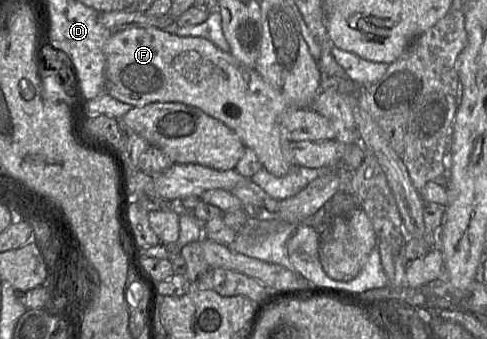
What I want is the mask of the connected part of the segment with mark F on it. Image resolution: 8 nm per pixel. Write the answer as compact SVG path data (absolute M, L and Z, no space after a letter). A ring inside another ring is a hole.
M134 27L114 33L103 51L106 57L105 92L116 100L132 107L154 102L177 102L196 107L231 129L246 148L256 153L262 167L271 174L284 176L297 167L292 161L292 142L280 124L281 114L292 106L256 69L243 65L231 53L220 50L207 39L182 37L158 27Z

